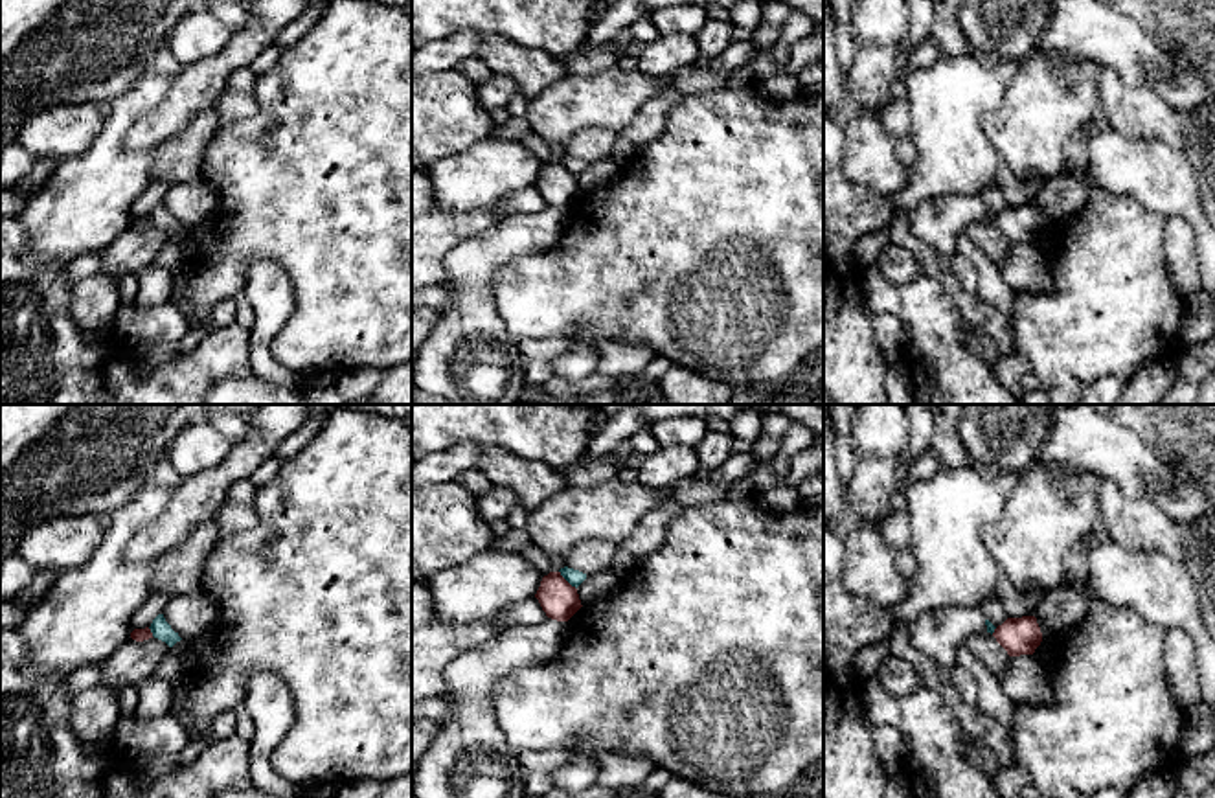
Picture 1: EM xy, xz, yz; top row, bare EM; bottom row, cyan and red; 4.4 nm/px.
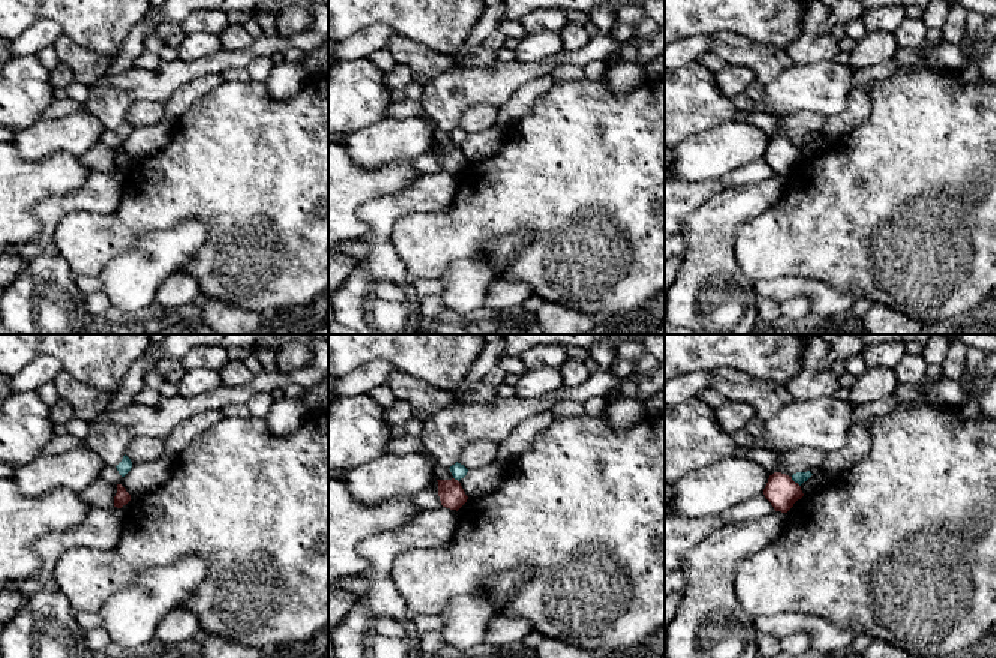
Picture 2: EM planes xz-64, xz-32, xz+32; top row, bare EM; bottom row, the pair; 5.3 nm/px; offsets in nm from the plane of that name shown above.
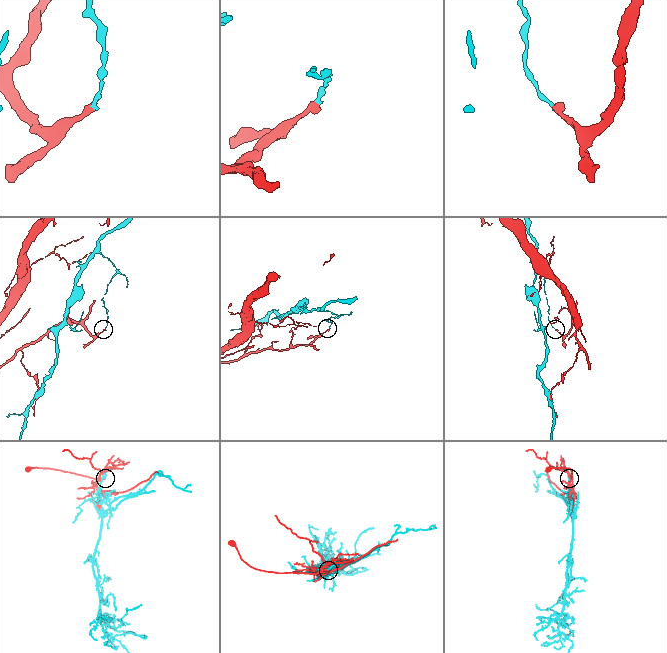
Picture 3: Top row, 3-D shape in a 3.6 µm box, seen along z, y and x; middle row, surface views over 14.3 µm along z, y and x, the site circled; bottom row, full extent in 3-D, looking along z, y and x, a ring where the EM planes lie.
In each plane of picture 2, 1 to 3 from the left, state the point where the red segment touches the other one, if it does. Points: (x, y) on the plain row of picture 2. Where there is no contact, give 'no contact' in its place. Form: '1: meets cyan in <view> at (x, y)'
1: no contact
2: meets cyan in xz-32 at (456, 143)
3: meets cyan in xz+32 at (795, 146)

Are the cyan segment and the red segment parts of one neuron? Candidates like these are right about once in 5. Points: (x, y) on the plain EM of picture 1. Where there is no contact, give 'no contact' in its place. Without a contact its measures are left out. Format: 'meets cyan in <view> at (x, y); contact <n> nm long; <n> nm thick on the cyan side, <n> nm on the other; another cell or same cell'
meets cyan in xz at (567, 168); contact 120 nm long; 70 nm thick on the cyan side, 170 nm on the other; another cell

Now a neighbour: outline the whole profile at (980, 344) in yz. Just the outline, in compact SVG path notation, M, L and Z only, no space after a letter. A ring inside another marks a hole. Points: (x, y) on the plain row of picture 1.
M963 322L963 338L965 338L965 346L969 348L969 351L972 351L976 357L980 357L983 362L991 366L996 364L1000 351L993 338L976 331L967 322Z

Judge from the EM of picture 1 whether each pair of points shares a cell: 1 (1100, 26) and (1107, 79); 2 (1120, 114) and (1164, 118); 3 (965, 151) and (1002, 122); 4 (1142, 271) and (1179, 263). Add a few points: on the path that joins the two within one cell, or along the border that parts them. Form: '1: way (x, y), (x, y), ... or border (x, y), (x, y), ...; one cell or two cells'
1: border (1101, 65), (1109, 65), (1127, 85), (1144, 87); two cells
2: way (1131, 114), (1153, 118); one cell
3: border (1006, 96), (984, 118), (984, 135), (1002, 159); two cells
4: border (1164, 223), (1164, 260), (1169, 282), (1186, 300); two cells

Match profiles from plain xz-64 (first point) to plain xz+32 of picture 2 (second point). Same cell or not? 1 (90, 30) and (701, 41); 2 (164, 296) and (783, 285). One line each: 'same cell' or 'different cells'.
1: different cells
2: same cell

